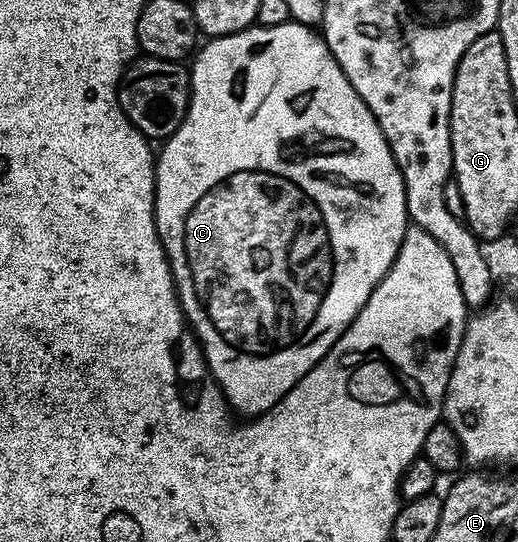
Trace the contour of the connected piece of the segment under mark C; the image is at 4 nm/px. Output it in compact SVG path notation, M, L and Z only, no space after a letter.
M292 20L274 26L254 24L248 30L213 36L206 42L209 43L205 47L202 45L192 59L189 106L182 122L172 135L164 139L162 146L165 147L155 154L153 218L157 222L161 246L169 258L173 284L181 300L185 321L201 344L213 381L238 415L256 416L267 413L337 343L337 338L353 323L373 289L381 283L397 259L403 236L409 231L411 223L403 176L395 156L371 108L367 108L359 92L351 88L351 80L347 80L343 68L339 68L324 37L316 29Z

